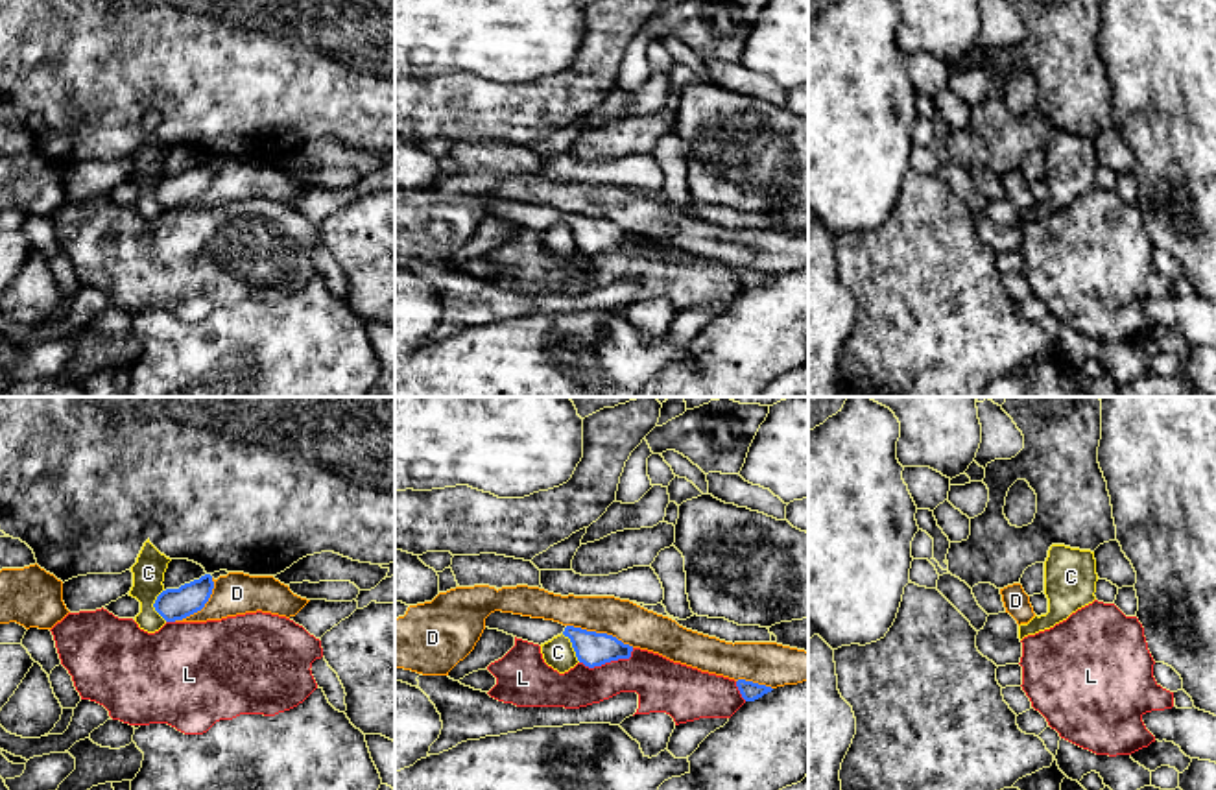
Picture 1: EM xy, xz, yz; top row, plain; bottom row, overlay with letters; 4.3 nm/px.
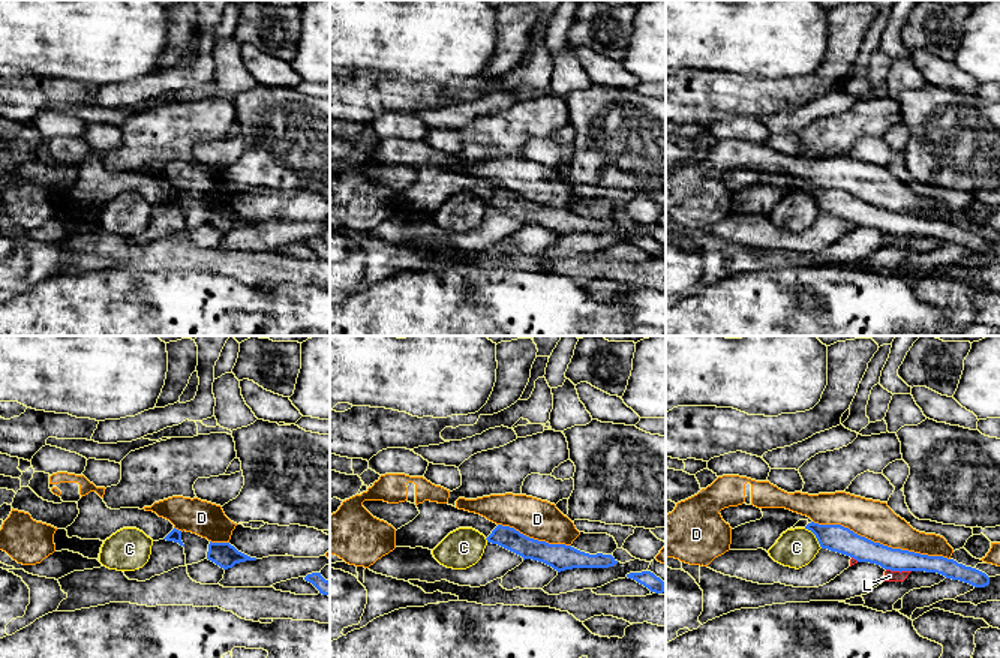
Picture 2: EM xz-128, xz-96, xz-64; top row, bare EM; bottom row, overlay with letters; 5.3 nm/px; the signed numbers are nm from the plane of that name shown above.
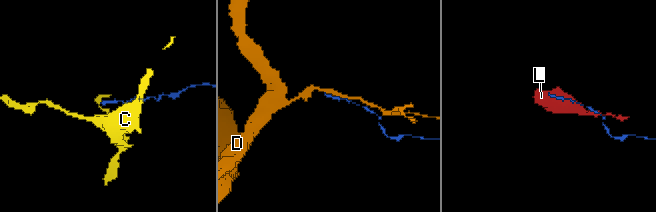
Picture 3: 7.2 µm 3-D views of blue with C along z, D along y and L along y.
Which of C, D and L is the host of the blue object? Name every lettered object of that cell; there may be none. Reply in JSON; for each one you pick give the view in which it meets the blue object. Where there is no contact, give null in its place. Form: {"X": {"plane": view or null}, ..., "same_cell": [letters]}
{"same_cell": []}

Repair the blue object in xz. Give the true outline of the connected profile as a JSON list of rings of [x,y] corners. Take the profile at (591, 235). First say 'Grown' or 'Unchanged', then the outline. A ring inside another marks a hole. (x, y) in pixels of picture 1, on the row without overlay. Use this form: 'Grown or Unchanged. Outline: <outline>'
Grown. Outline: [[[502,198],[491,199],[485,205],[485,214],[504,218],[539,233],[563,220],[570,225],[578,247],[589,255],[602,253],[618,245],[629,245],[633,238],[633,233],[624,231],[607,220],[587,218],[574,212],[563,212],[554,207],[531,205]]]

